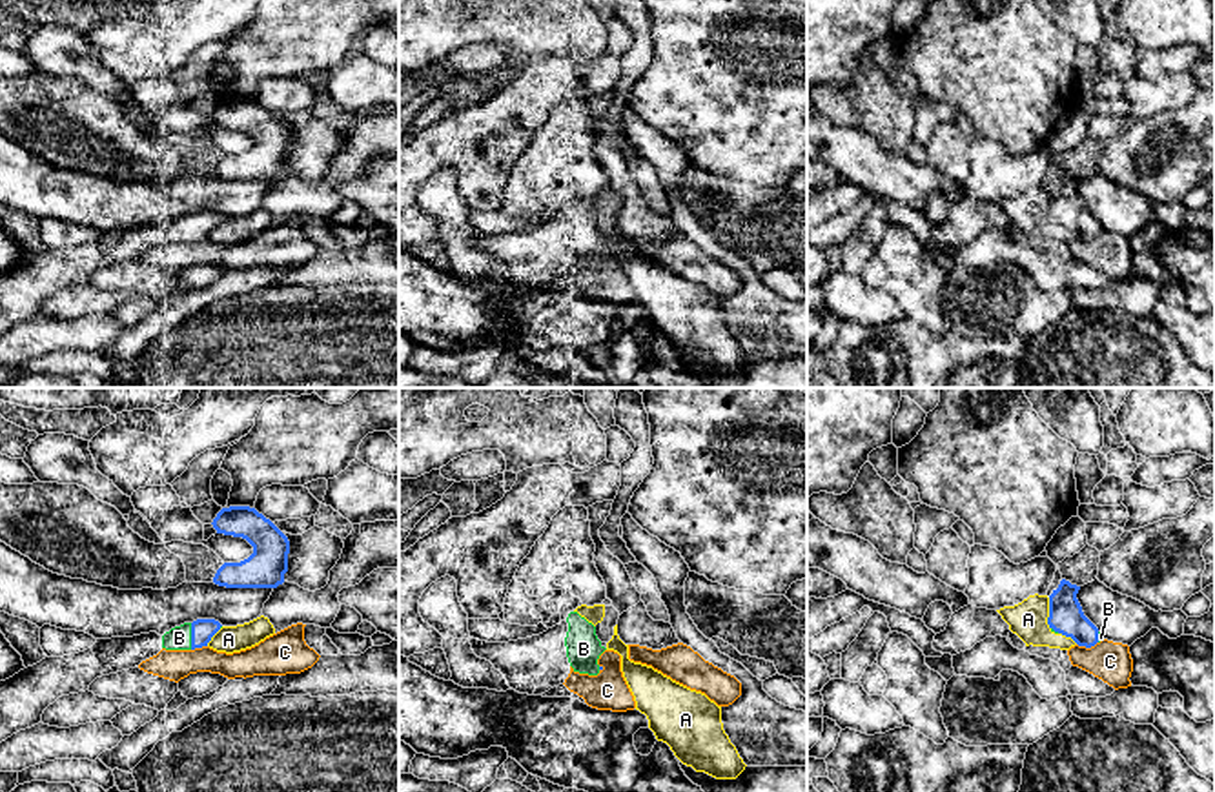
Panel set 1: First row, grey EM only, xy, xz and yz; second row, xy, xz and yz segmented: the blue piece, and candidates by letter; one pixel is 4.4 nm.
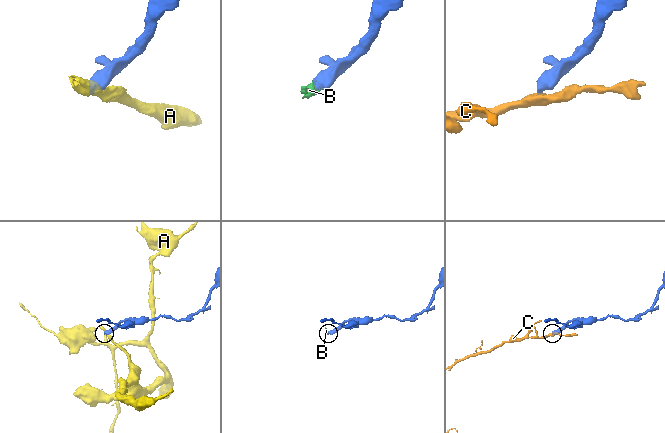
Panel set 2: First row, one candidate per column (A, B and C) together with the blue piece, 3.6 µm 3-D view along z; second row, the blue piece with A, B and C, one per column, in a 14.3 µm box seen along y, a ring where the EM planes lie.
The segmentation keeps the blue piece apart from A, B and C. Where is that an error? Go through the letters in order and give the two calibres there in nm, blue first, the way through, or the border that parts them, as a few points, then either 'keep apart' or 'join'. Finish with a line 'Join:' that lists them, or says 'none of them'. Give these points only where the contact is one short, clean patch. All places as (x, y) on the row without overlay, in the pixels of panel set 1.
A: calibres 150 and 170 nm; border yz (1048, 190), (1050, 221); keep apart
B: calibres 100 and 110 nm; join
C: calibres 150 and 180 nm; keep apart
Join: B

